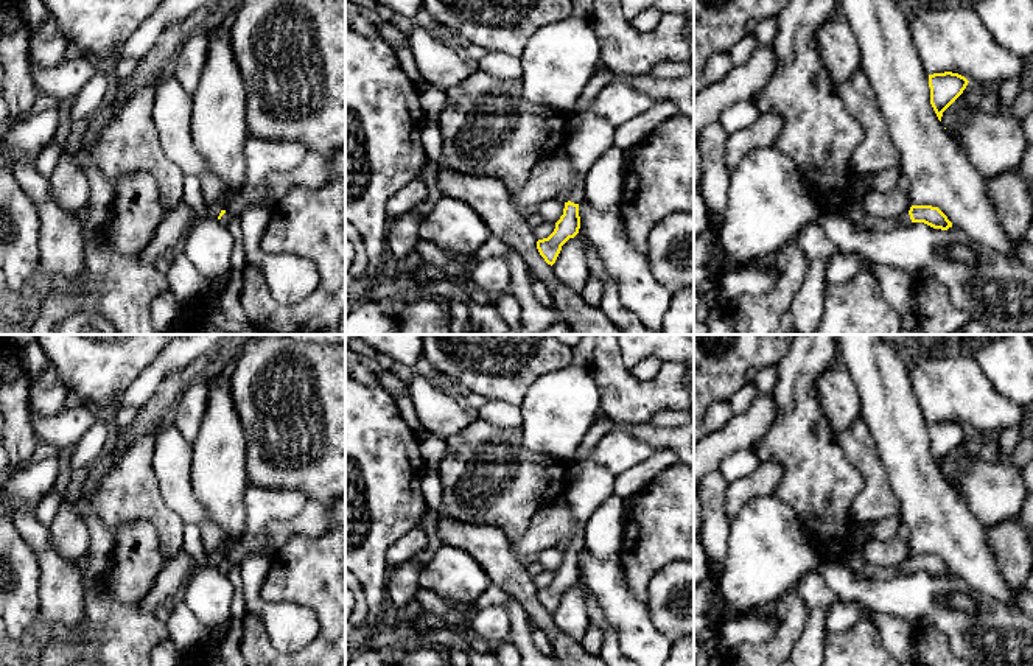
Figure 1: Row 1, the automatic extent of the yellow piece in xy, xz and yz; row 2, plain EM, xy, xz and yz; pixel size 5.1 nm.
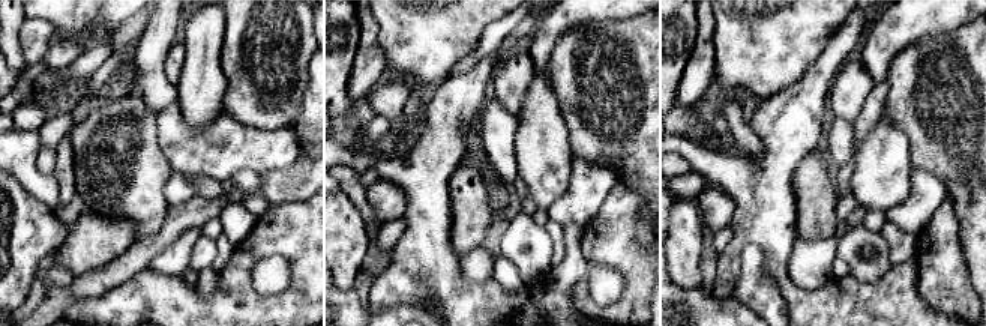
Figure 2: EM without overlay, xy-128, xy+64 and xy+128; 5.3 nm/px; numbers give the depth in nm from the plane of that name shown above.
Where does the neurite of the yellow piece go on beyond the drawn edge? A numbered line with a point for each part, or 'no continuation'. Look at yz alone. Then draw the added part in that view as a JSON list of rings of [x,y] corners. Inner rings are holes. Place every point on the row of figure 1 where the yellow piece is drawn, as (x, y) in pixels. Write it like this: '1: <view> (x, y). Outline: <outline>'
1: yz (853, 212). Outline: [[[851,202],[842,210],[842,215],[846,216],[851,223],[862,224],[870,233],[884,233],[890,232],[899,226],[909,224],[909,212],[898,218],[876,218],[870,216],[857,202]]]

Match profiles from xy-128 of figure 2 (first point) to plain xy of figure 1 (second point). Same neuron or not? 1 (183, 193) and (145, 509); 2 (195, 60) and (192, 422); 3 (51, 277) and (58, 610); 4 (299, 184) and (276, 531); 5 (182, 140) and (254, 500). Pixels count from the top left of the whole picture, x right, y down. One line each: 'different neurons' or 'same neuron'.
1: different neurons
2: different neurons
3: same neuron
4: same neuron
5: same neuron

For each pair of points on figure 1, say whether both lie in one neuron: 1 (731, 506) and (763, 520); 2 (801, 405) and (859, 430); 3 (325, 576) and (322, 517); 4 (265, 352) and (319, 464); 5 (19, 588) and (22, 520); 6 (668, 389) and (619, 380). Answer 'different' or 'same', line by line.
1: different
2: different
3: different
4: same
5: different
6: same

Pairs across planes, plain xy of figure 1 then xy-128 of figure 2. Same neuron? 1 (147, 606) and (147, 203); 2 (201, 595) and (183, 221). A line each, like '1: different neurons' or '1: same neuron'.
1: different neurons
2: different neurons

